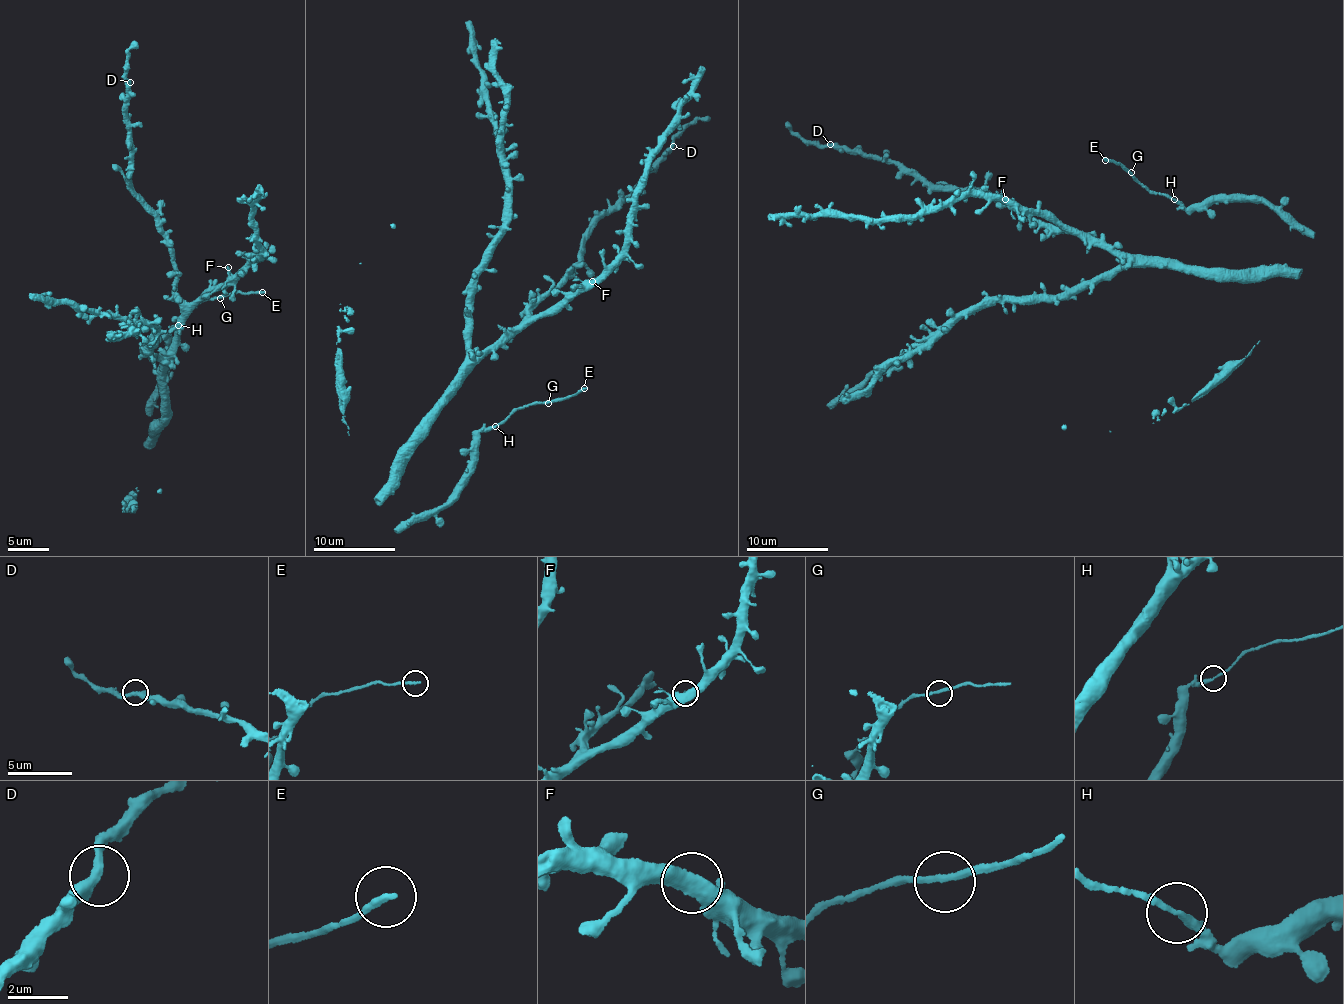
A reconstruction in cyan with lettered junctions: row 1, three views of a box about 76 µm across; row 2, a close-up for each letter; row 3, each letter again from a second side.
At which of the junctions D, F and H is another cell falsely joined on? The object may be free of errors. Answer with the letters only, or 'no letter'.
H

